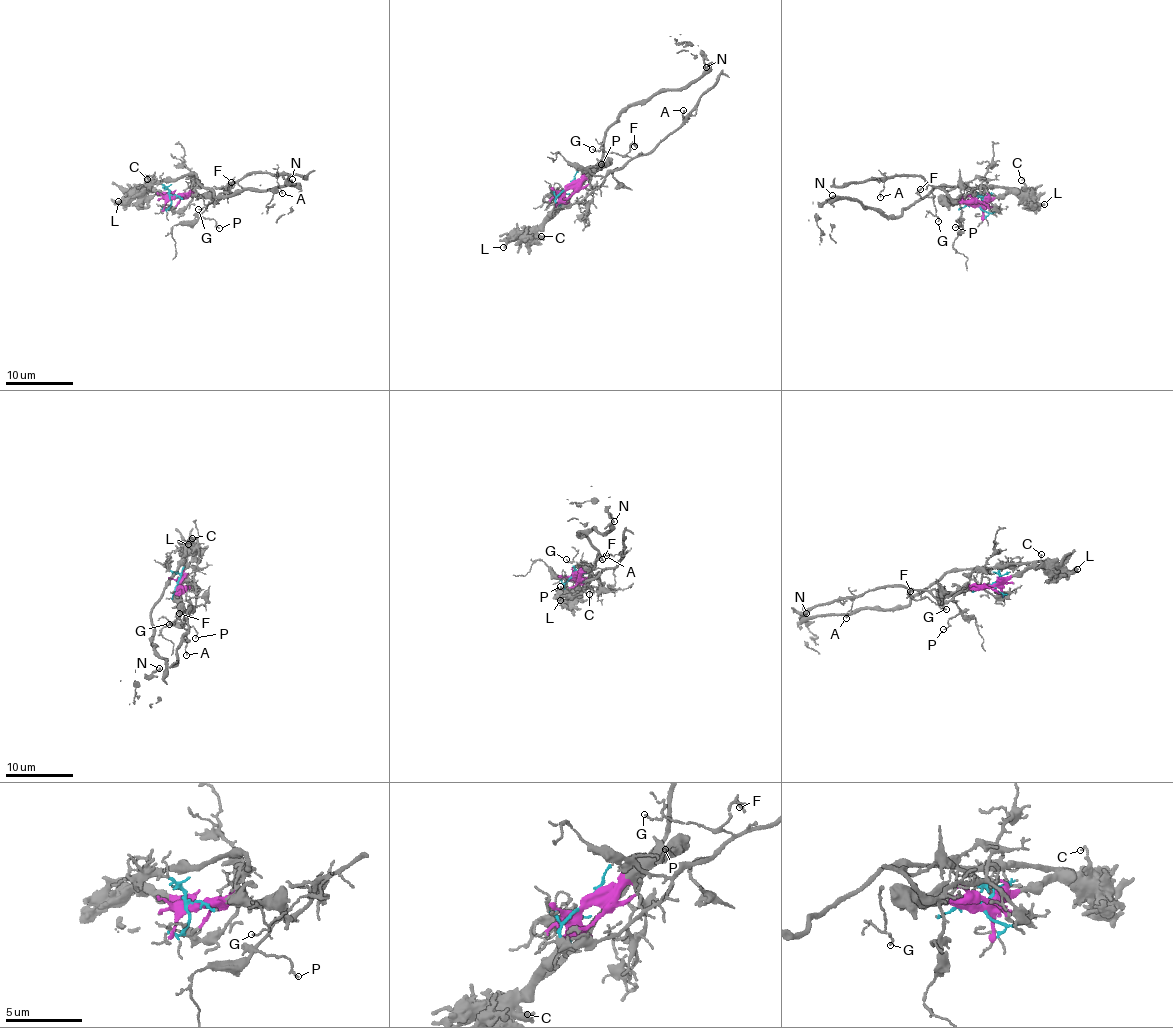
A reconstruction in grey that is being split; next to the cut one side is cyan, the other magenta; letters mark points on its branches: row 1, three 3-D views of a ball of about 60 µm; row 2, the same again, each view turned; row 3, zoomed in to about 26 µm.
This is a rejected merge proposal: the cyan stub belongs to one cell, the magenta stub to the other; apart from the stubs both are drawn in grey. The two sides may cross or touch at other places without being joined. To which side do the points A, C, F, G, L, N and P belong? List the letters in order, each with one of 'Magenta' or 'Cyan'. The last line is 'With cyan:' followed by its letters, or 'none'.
A: Cyan
C: Magenta
F: Cyan
G: Cyan
L: Magenta
N: Magenta
P: Cyan
With cyan: A, F, G, P

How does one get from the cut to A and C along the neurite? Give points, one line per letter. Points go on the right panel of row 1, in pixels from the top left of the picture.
A: (976, 202), (983, 210), (997, 209), (980, 194), (956, 201), (922, 178), (906, 173), (886, 180), (880, 197)
C: (976, 204), (1014, 191), (1025, 182), (1020, 180)

